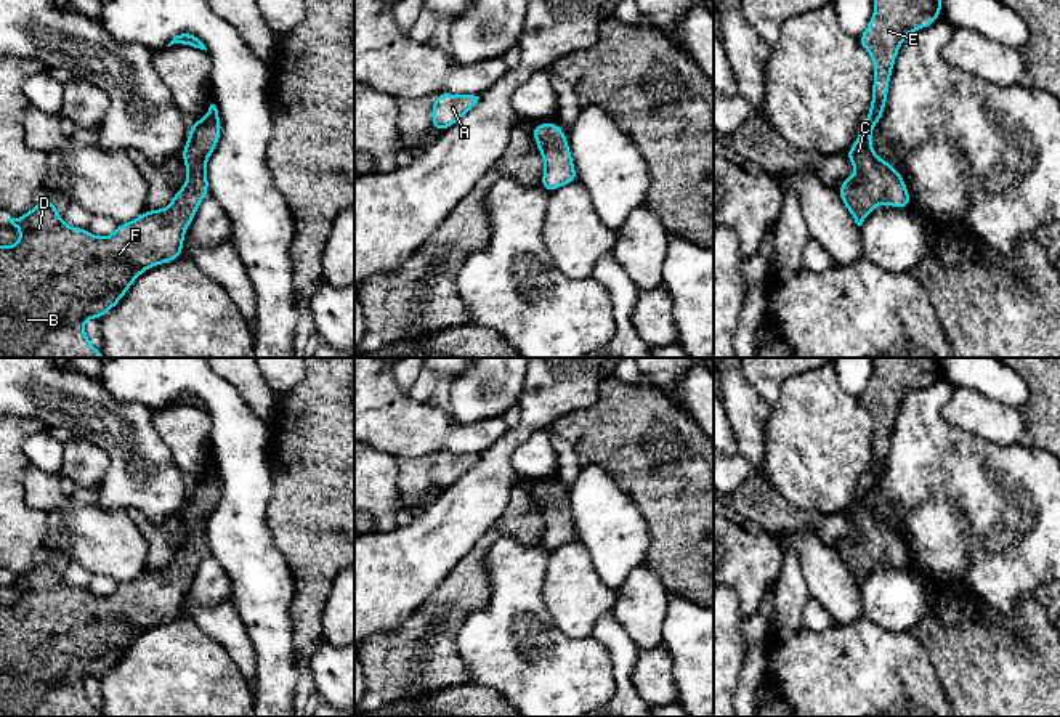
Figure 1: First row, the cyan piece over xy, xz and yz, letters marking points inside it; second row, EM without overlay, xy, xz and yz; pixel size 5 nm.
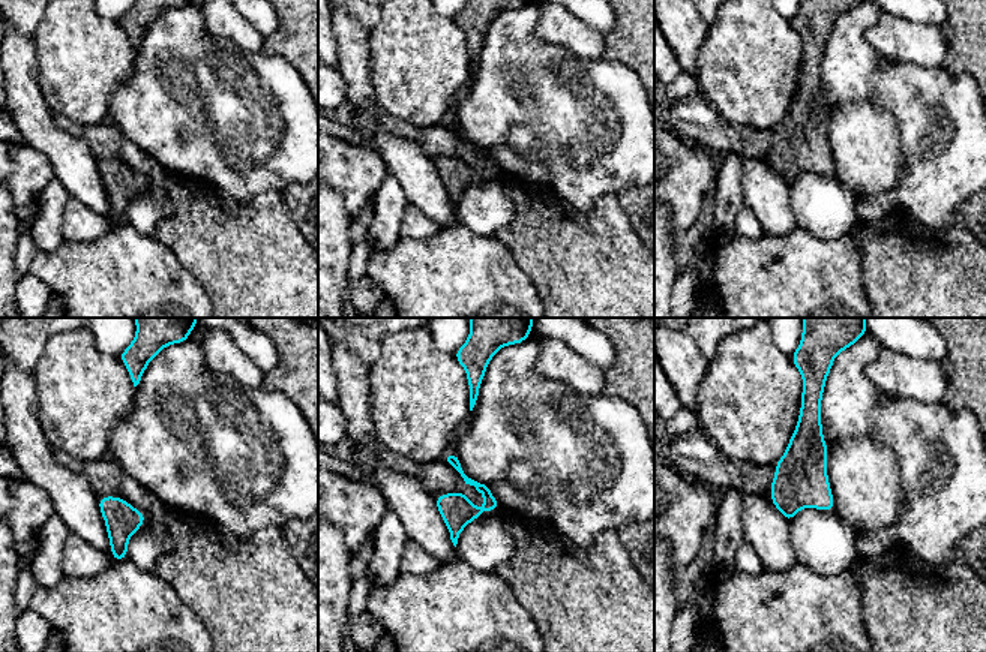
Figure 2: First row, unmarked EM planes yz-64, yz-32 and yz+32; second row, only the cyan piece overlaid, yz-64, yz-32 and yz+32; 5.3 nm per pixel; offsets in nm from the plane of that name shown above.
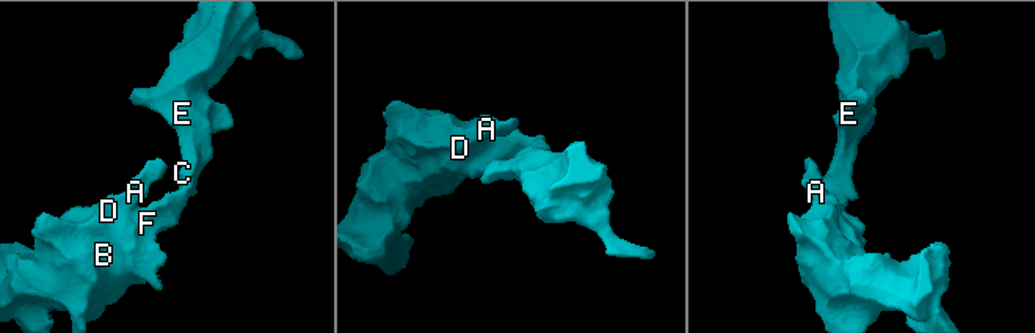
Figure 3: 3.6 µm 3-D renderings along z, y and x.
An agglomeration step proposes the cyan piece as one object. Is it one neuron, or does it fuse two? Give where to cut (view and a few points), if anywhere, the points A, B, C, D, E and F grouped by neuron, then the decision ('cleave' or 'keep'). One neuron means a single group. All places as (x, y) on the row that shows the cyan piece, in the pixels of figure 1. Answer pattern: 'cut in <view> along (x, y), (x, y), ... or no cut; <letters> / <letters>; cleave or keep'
no cut; A B C D E F; keep

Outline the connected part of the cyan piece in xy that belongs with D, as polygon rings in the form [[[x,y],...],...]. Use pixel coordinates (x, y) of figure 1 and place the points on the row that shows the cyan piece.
[[[210,104],[207,114],[189,127],[183,148],[186,184],[165,209],[144,210],[111,236],[96,237],[85,228],[67,226],[51,197],[40,197],[26,215],[6,218],[21,231],[21,239],[10,247],[0,245],[0,358],[106,358],[88,342],[85,319],[103,319],[140,274],[183,255],[184,233],[208,196],[205,164],[220,135],[220,114]]]

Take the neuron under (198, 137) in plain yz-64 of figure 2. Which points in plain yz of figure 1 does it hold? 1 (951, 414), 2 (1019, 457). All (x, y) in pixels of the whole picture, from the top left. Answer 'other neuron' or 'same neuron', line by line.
1: other neuron
2: same neuron

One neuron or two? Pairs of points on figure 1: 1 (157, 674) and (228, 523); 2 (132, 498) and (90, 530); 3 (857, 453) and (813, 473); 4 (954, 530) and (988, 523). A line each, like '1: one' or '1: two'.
1: two
2: two
3: one
4: two

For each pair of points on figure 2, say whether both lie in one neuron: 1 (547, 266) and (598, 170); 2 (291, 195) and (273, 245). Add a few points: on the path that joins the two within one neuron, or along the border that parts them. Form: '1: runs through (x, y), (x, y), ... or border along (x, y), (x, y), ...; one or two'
1: border along (551, 185), (584, 212), (610, 195); two
2: border along (281, 192), (302, 234); two

